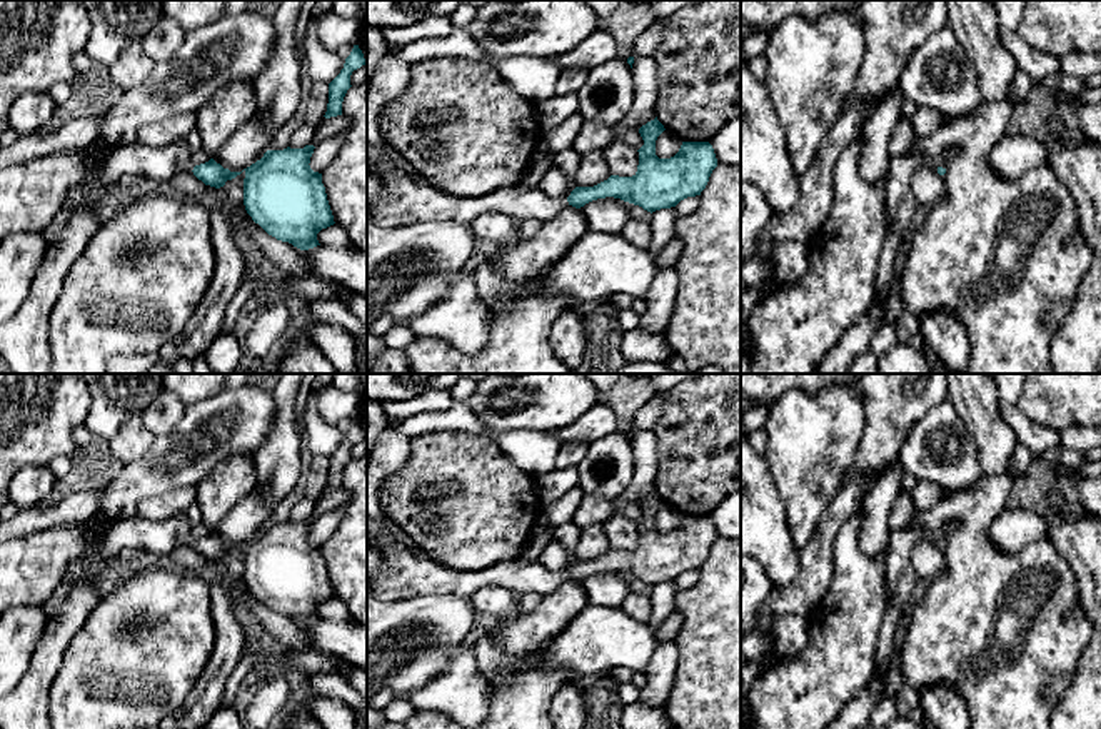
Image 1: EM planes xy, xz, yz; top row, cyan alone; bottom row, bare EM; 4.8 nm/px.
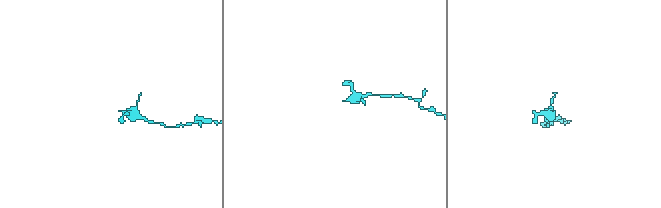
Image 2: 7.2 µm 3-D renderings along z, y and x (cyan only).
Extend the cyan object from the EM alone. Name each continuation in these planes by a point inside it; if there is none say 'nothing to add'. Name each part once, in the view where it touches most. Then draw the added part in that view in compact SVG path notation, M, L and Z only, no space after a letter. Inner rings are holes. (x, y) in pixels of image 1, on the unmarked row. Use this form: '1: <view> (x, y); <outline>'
1: xz (404, 574); M375 537L372 547L384 556L384 567L370 577L372 597L377 601L405 601L429 594L469 597L487 586L505 587L519 597L540 597L569 579L567 571L547 571L539 562L509 561L480 571L459 571L417 556L399 540Z

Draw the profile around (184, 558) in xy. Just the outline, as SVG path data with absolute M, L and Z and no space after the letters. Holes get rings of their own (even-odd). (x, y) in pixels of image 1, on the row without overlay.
M192 544L173 549L165 562L182 572L192 572L210 581L217 572L225 574L222 566L215 566L210 559L205 559Z

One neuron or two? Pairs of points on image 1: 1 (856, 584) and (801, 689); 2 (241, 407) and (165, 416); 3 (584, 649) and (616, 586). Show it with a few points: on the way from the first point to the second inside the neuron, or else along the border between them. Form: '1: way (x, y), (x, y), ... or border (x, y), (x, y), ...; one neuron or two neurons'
1: way (853, 611), (841, 638), (841, 649), (828, 663); one neuron
2: border (186, 407), (180, 421), (167, 434), (155, 437); two neurons
3: border (589, 603), (619, 608); two neurons

